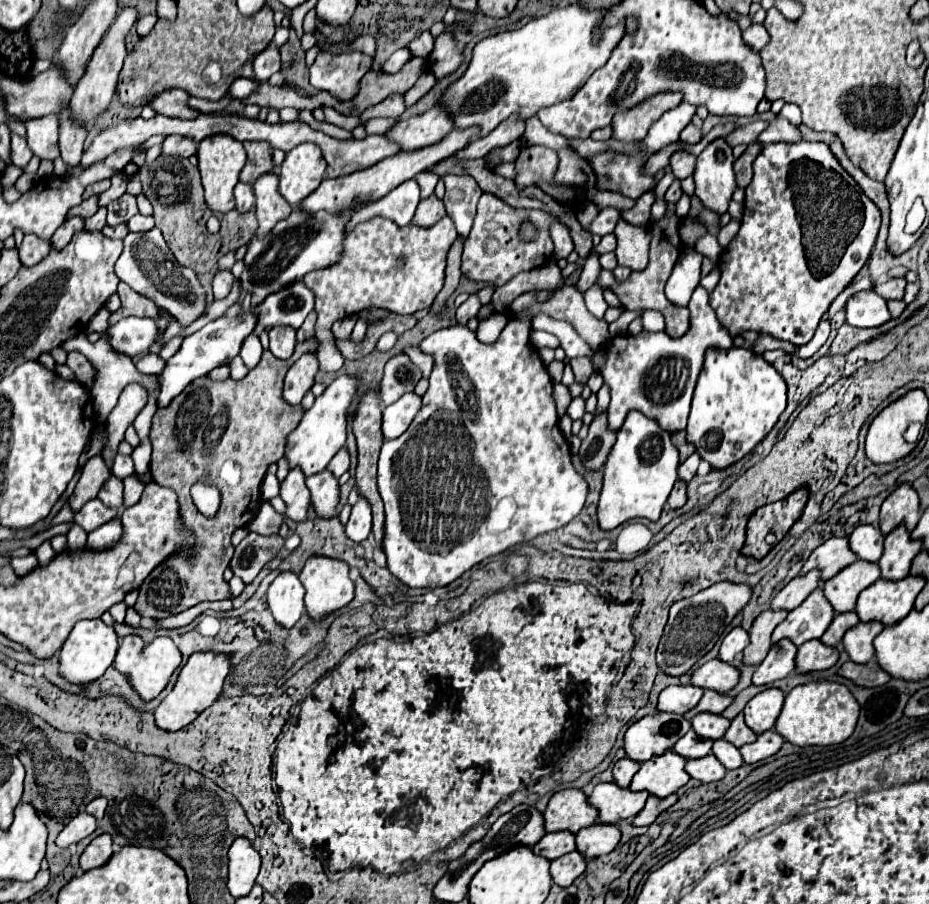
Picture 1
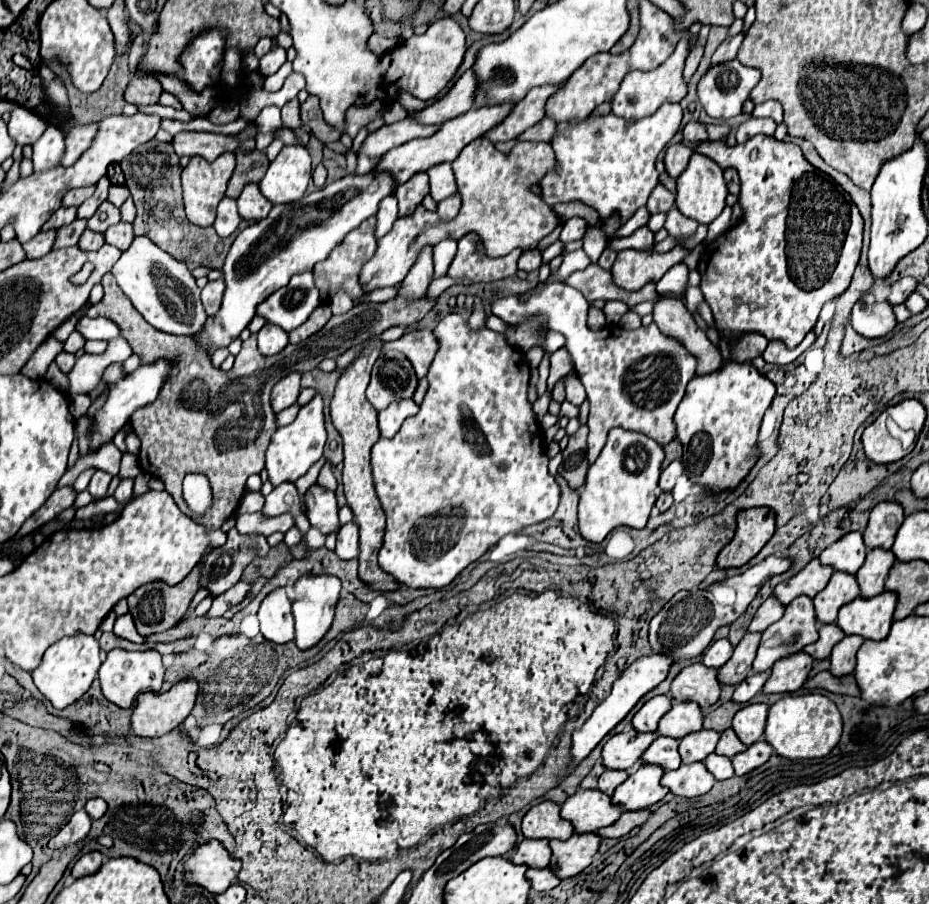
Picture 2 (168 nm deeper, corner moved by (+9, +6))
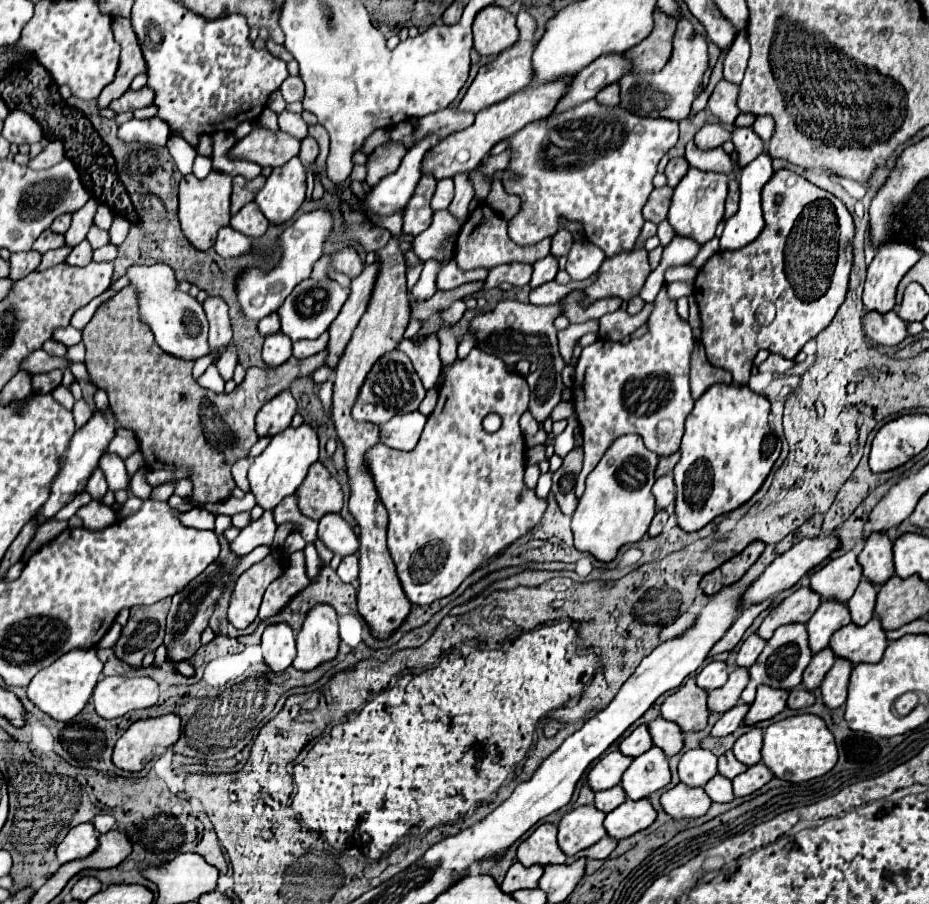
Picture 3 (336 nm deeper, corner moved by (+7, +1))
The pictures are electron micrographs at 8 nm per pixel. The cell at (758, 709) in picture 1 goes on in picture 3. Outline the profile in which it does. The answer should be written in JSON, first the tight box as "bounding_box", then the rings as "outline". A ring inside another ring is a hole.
{"bounding_box":[732,726,762,766],"outline":[[[752,726],[750,732],[740,736],[740,740],[732,748],[736,760],[746,766],[754,766],[760,762],[760,750],[762,750],[762,730],[758,726]]]}

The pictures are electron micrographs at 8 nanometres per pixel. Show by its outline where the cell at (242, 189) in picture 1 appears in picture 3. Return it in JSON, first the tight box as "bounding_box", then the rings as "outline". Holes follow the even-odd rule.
{"bounding_box":[214,226,252,258],"outline":[[[230,226],[218,232],[218,240],[214,244],[214,250],[222,258],[240,258],[244,254],[250,254],[250,248],[252,240],[248,236],[240,236],[240,232],[232,232]]]}

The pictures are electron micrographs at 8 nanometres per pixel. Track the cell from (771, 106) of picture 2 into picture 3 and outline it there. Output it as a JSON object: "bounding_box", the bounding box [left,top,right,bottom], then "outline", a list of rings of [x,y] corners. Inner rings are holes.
{"bounding_box":[754,116,774,142],"outline":[[[764,116],[764,118],[756,118],[756,122],[754,122],[754,132],[764,140],[764,142],[768,142],[770,138],[772,138],[772,128],[774,128],[774,124],[772,124],[772,118],[770,116]]]}

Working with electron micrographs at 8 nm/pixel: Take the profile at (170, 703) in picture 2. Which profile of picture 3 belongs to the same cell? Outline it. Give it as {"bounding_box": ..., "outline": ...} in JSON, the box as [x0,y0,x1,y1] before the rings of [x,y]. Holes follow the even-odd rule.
{"bounding_box":[112,714,180,772],"outline":[[[166,714],[154,720],[134,722],[116,742],[112,762],[124,772],[140,772],[160,750],[174,746],[180,738],[180,718]]]}

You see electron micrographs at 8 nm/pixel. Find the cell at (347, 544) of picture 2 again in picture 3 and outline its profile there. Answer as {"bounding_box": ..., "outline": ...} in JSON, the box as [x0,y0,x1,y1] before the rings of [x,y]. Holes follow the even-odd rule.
{"bounding_box":[338,556,358,584],"outline":[[[346,556],[342,558],[340,566],[338,566],[338,576],[342,582],[346,584],[354,584],[358,580],[358,556]]]}

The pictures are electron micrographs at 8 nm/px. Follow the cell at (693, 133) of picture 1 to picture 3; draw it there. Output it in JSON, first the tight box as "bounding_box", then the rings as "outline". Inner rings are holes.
{"bounding_box":[694,124,732,150],"outline":[[[706,124],[696,134],[694,144],[698,148],[702,148],[702,150],[714,150],[714,148],[720,148],[730,138],[732,138],[732,132],[726,130],[726,128],[722,128],[720,124]]]}

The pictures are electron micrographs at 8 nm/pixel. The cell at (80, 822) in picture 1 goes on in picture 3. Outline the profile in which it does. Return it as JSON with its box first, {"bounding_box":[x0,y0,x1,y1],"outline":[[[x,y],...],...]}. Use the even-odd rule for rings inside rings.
{"bounding_box":[56,822,100,864],"outline":[[[86,822],[86,824],[72,828],[72,832],[68,832],[64,842],[56,850],[60,864],[90,856],[98,848],[98,836],[100,836],[100,832],[94,828],[92,822]]]}

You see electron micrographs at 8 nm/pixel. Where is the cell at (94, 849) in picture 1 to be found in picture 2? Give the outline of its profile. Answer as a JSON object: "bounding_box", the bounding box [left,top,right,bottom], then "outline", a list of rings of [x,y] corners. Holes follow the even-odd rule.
{"bounding_box":[72,851,102,879],"outline":[[[90,851],[86,855],[82,855],[74,867],[72,867],[72,877],[78,879],[78,877],[84,877],[84,875],[90,875],[92,871],[98,871],[98,867],[102,865],[102,853],[100,851]]]}

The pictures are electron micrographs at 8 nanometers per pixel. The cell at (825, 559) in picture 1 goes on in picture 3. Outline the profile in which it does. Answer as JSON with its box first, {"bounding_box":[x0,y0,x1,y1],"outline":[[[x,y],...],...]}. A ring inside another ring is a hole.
{"bounding_box":[756,588,820,640],"outline":[[[800,588],[794,594],[790,594],[784,602],[780,602],[766,616],[766,620],[760,624],[756,634],[762,640],[770,640],[774,630],[784,624],[794,624],[794,622],[806,624],[818,606],[820,606],[820,600],[816,600],[816,596],[812,596],[812,592],[808,592],[808,588]]]}

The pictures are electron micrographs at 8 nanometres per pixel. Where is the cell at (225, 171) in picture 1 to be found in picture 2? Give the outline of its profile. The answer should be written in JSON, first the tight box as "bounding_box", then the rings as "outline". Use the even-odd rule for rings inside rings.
{"bounding_box":[182,151,234,227],"outline":[[[226,151],[224,155],[220,155],[216,161],[206,161],[202,157],[192,157],[190,163],[184,167],[182,171],[182,187],[184,187],[184,207],[186,207],[186,215],[194,225],[200,227],[208,227],[214,223],[216,219],[216,207],[218,201],[224,197],[226,191],[226,183],[232,177],[234,171],[234,153]]]}

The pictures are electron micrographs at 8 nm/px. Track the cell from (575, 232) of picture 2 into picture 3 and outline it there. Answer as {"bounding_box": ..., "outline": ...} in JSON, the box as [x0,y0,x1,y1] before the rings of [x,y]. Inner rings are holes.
{"bounding_box":[550,230,572,258],"outline":[[[560,230],[554,238],[552,238],[552,250],[550,250],[550,254],[552,256],[556,256],[556,258],[560,258],[560,256],[566,256],[568,254],[568,250],[570,250],[570,246],[572,246],[572,234],[568,232],[568,230]]]}

